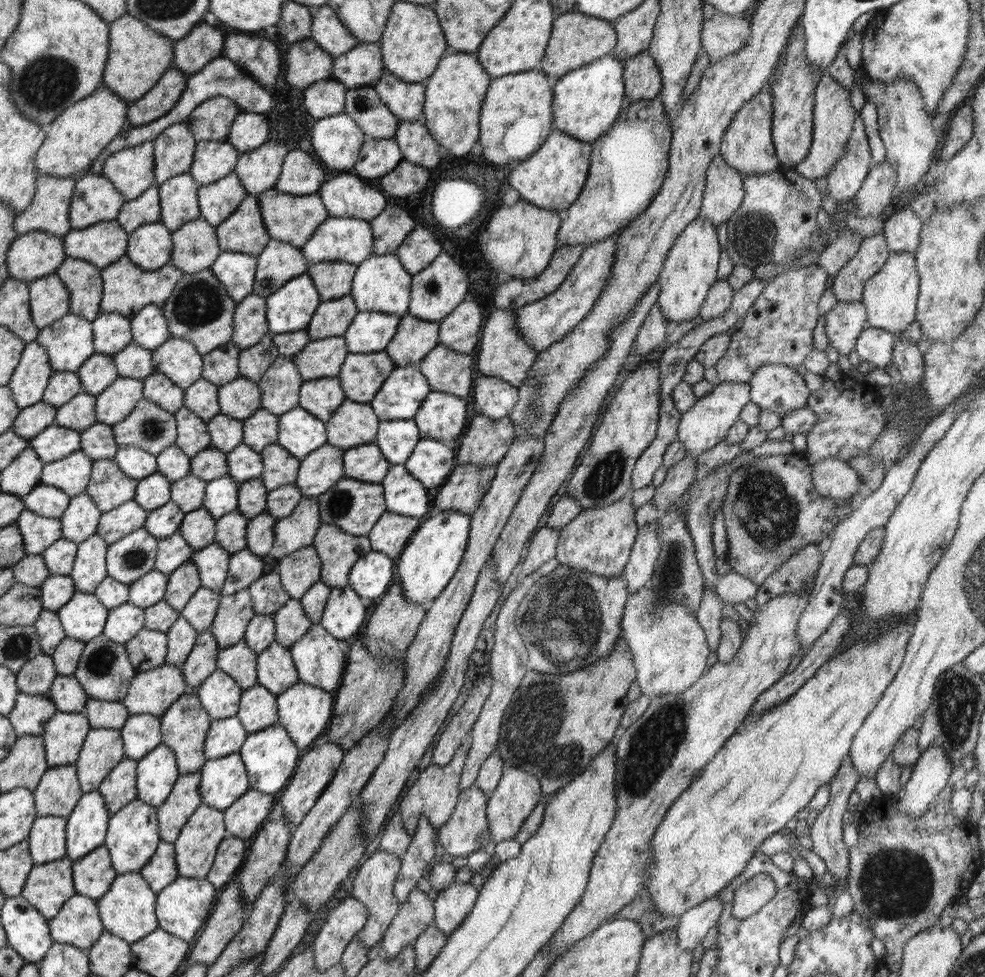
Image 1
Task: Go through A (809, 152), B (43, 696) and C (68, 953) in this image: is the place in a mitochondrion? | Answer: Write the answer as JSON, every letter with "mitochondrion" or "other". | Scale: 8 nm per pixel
{"A":"other","B":"other","C":"other"}

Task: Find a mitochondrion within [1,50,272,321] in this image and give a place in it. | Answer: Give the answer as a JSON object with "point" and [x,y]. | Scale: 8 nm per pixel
{"point":[44,85]}

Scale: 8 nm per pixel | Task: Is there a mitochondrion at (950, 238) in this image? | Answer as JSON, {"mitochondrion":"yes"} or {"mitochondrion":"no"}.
{"mitochondrion":"no"}

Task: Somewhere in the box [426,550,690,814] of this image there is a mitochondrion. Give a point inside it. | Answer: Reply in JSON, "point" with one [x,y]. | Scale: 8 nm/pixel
{"point":[560,620]}

